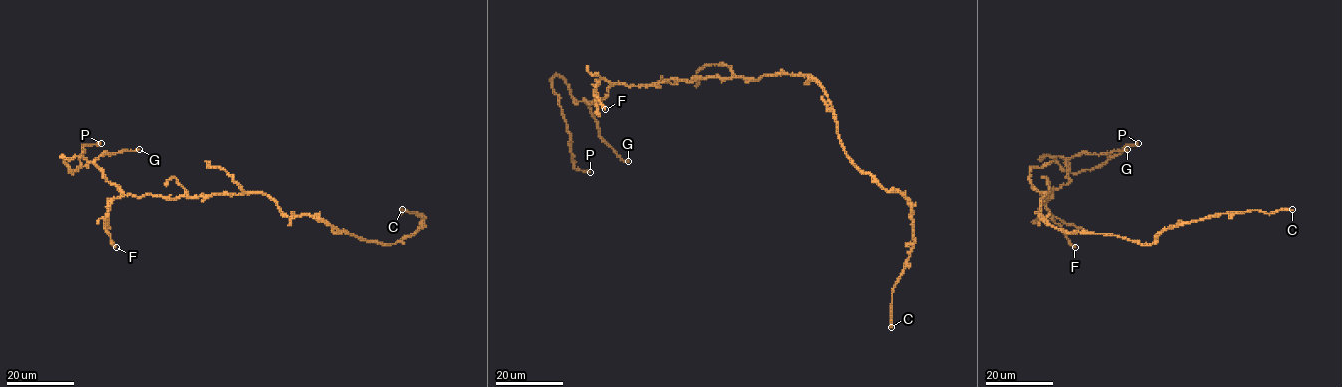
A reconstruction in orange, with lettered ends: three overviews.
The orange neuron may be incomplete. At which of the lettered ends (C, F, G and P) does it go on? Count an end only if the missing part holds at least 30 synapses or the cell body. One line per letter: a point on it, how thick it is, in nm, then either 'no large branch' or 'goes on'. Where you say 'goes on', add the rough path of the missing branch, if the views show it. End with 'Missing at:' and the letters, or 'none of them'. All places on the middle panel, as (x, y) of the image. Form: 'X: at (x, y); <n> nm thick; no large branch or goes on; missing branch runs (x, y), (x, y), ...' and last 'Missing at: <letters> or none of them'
C: at (891, 327); 220 nm thick; goes on
F: at (605, 109); 440 nm thick; no large branch
G: at (628, 161); 280 nm thick; no large branch
P: at (590, 172); 400 nm thick; no large branch
Missing at: C

